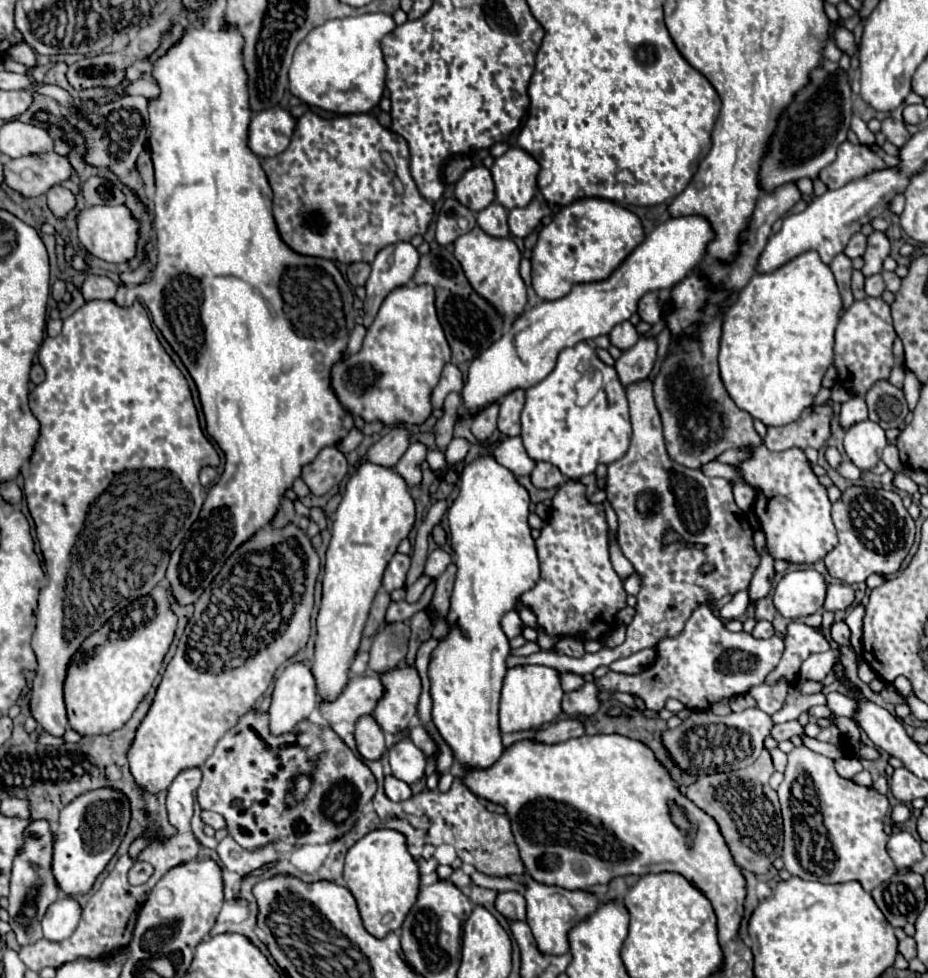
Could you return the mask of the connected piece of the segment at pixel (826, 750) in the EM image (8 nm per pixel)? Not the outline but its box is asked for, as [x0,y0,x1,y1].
[802,736,844,760]

